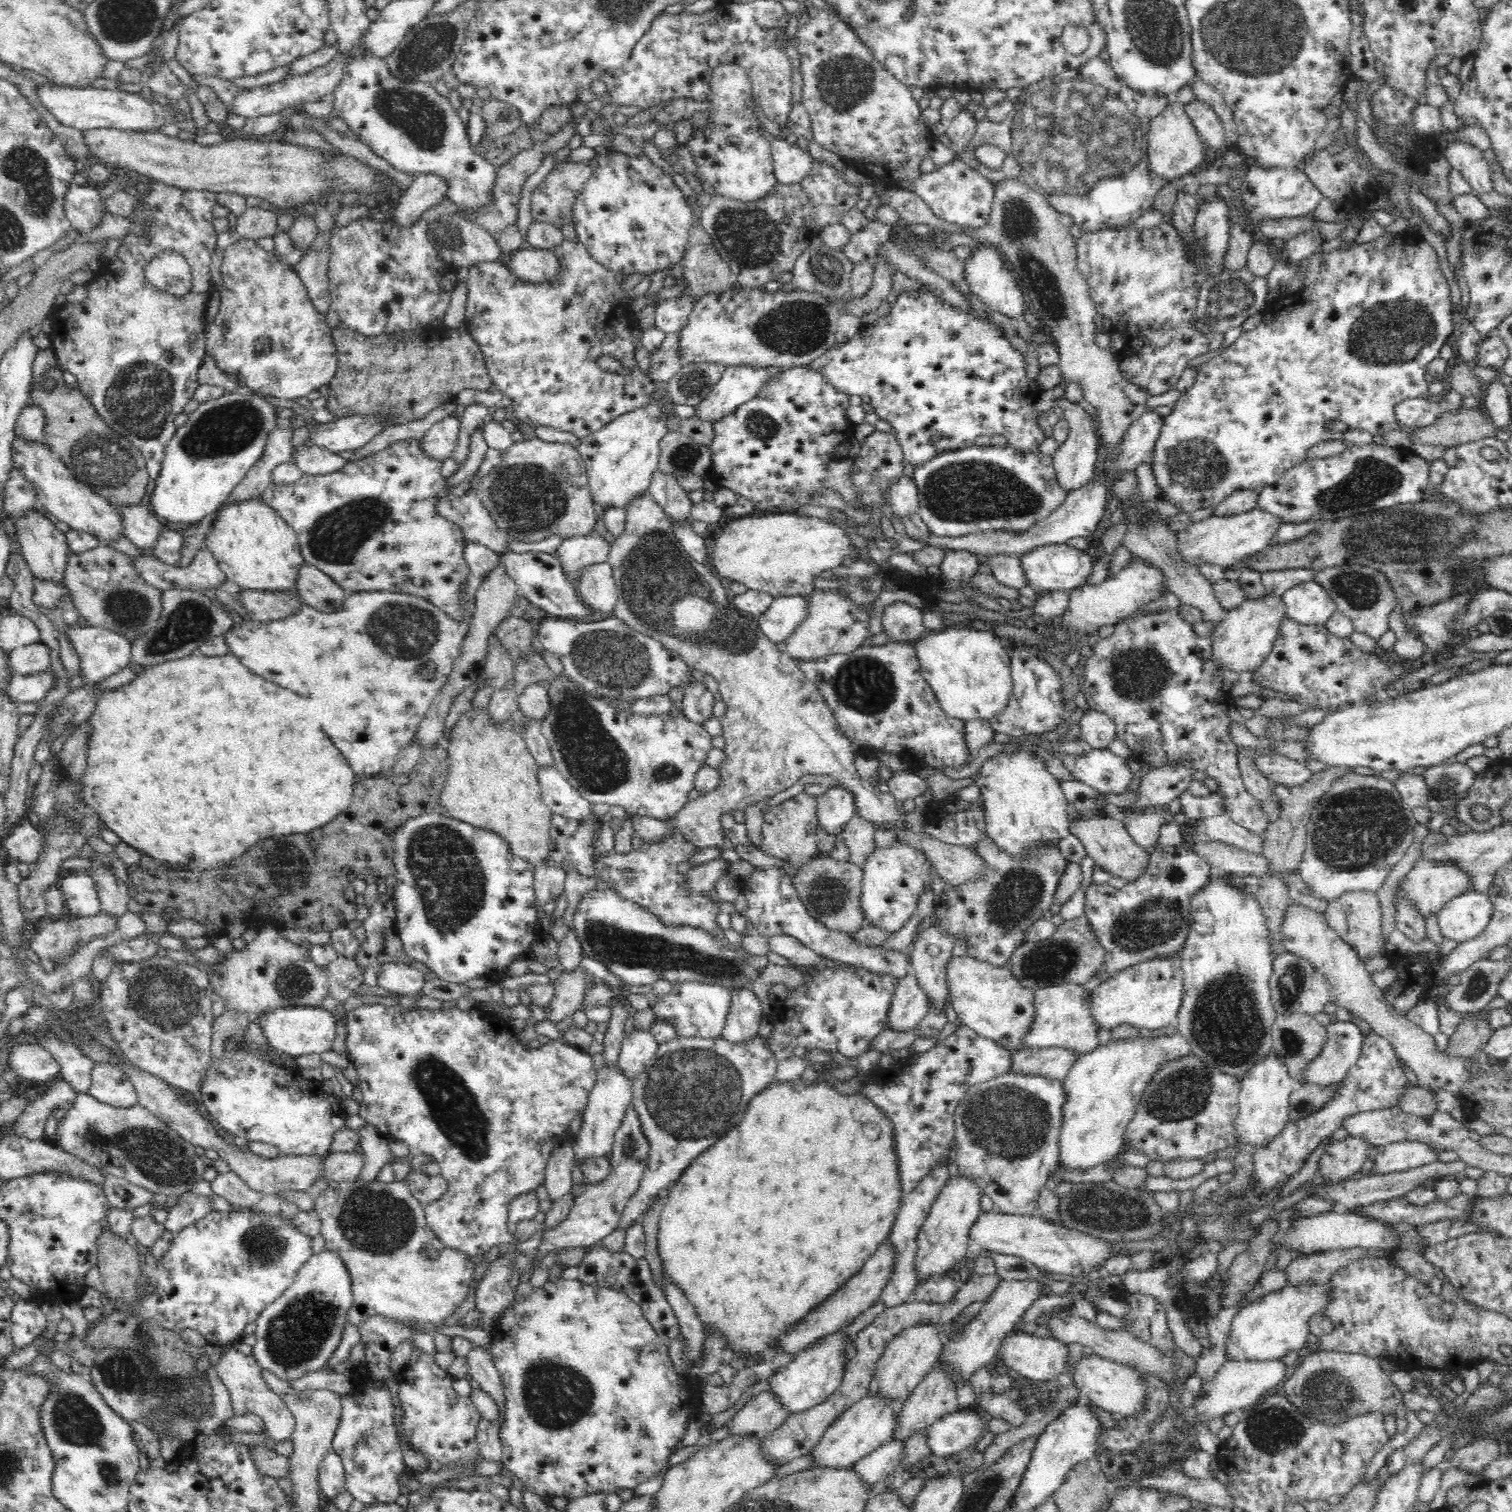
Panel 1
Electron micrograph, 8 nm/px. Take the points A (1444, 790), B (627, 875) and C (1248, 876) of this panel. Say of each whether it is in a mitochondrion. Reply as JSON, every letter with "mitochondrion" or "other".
{"A":"mitochondrion","B":"mitochondrion","C":"other"}

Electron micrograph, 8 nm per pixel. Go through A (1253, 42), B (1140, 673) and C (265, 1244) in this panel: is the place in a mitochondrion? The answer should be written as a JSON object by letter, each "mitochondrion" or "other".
{"A":"mitochondrion","B":"mitochondrion","C":"mitochondrion"}

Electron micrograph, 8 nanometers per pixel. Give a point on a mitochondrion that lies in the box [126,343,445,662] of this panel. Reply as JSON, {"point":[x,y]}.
{"point":[334,538]}

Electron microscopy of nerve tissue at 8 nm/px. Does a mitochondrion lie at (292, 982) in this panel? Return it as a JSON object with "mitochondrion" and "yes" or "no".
{"mitochondrion":"yes"}

